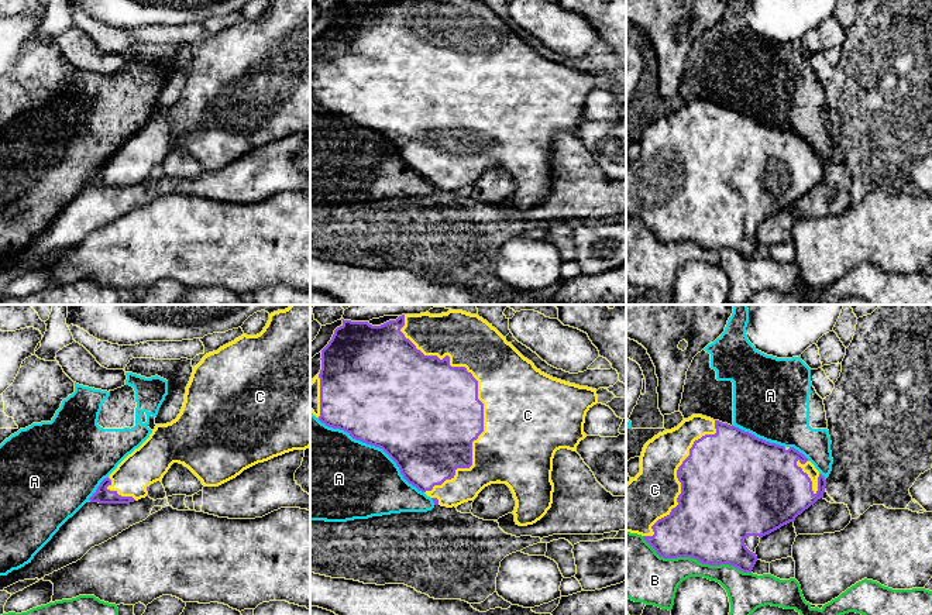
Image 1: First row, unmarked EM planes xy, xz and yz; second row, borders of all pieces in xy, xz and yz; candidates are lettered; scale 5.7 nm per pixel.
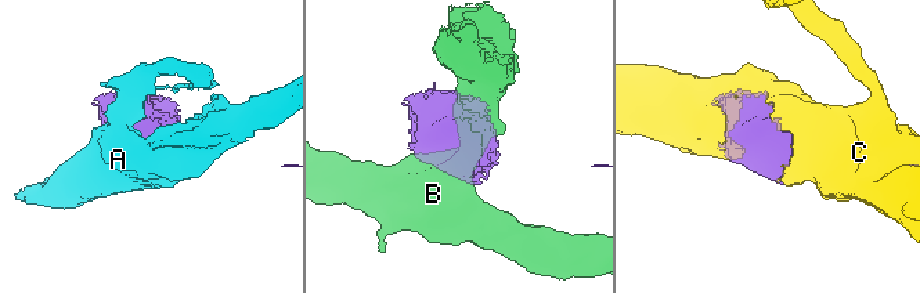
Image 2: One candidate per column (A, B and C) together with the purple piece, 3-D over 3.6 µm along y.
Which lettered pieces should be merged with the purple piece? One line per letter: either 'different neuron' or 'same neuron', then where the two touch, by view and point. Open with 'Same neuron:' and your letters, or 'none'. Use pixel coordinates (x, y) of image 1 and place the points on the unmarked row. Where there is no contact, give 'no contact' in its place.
Same neuron: C
A: different neuron; meets purple in xz at (374, 129)
B: different neuron; meets purple in yz at (695, 243)
C: same neuron; meets purple in xz at (477, 82)

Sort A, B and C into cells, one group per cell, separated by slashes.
A / B / C

